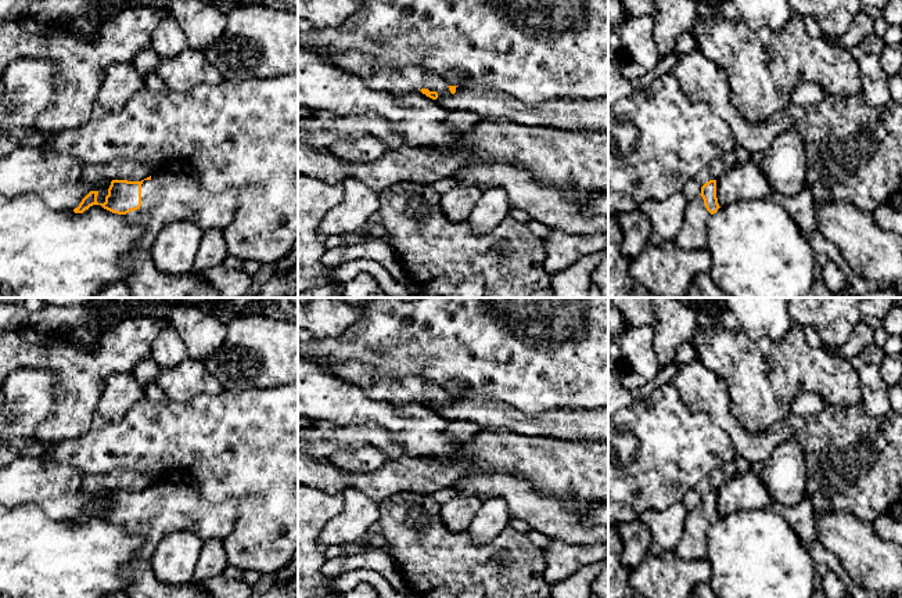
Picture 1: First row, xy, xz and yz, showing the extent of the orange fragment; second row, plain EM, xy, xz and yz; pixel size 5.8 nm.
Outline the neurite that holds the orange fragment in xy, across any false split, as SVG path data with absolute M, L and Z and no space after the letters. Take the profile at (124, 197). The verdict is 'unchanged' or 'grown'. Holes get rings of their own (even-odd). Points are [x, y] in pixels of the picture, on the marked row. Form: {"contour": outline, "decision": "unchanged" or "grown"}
{"contour": "M172 172L157 173L141 181L112 180L104 203L97 202L97 195L98 191L90 191L73 212L83 213L93 205L101 205L104 209L141 226L144 235L136 244L137 251L150 251L155 246L162 228L175 221L191 221L204 231L212 228L223 231L240 208L240 198L236 191L227 190L213 194L202 188L195 177Z", "decision": "grown"}

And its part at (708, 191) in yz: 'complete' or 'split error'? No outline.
split error

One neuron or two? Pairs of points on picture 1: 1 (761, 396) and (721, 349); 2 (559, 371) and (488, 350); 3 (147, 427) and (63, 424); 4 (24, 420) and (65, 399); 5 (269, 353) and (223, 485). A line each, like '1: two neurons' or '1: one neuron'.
1: one neuron
2: one neuron
3: two neurons
4: two neurons
5: two neurons

